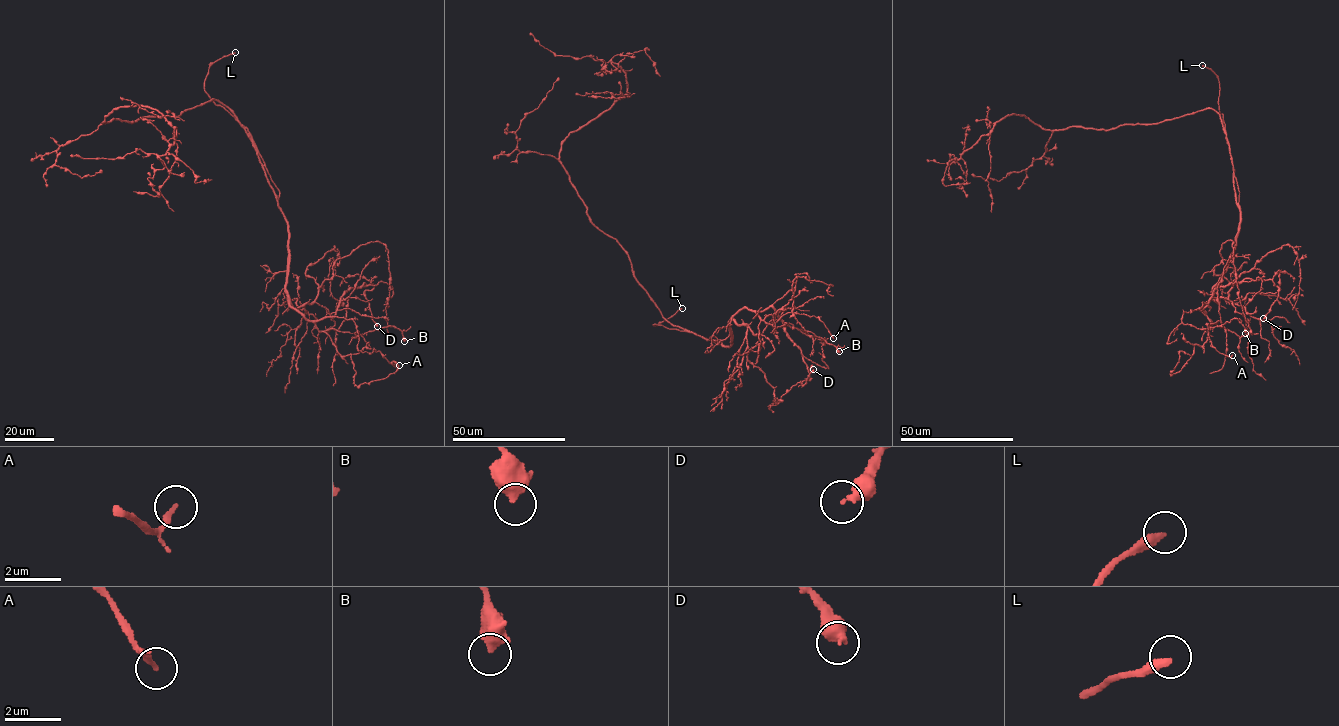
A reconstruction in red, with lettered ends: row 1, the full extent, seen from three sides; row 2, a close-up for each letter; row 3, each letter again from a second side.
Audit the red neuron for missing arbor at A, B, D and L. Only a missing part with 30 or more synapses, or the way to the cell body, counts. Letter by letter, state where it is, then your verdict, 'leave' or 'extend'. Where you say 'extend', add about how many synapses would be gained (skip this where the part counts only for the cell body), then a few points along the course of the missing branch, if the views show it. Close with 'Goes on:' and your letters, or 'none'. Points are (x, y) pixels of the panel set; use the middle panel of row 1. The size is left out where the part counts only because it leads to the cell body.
A: at (833, 338); leave
B: at (839, 351); leave
D: at (813, 369); leave
L: at (682, 308); extend
Goes on: L

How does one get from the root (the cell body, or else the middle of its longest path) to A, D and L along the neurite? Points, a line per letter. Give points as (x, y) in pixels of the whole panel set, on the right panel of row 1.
A: (1215, 111), (1228, 144), (1240, 224), (1233, 255), (1201, 310), (1218, 321), (1207, 325), (1211, 344), (1232, 355)
D: (1215, 111), (1240, 224), (1233, 255), (1200, 310), (1218, 287), (1271, 279), (1278, 295), (1263, 318)
L: (1215, 111), (1224, 129), (1218, 103), (1219, 79), (1202, 65)

